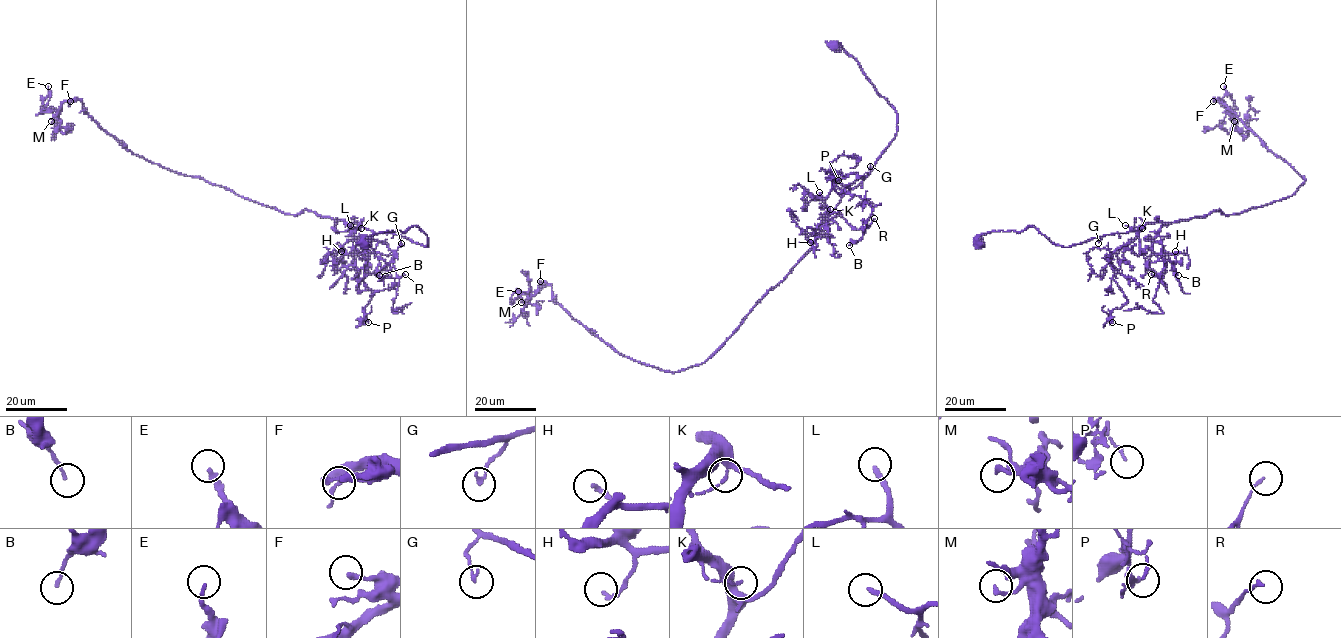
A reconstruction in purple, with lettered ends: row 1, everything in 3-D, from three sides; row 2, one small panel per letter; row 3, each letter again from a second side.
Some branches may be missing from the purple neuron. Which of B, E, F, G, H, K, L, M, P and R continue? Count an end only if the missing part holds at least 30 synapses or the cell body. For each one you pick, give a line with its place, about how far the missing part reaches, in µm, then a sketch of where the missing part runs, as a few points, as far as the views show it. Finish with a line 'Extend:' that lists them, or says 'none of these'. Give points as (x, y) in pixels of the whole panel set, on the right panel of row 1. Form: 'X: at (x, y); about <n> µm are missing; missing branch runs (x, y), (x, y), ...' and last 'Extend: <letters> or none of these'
L: at (1125, 225); about 30 µm are missing; missing branch runs (1125, 225), (1120, 226), (1118, 236), (1129, 248), (1124, 255), (1117, 252)
Extend: L

